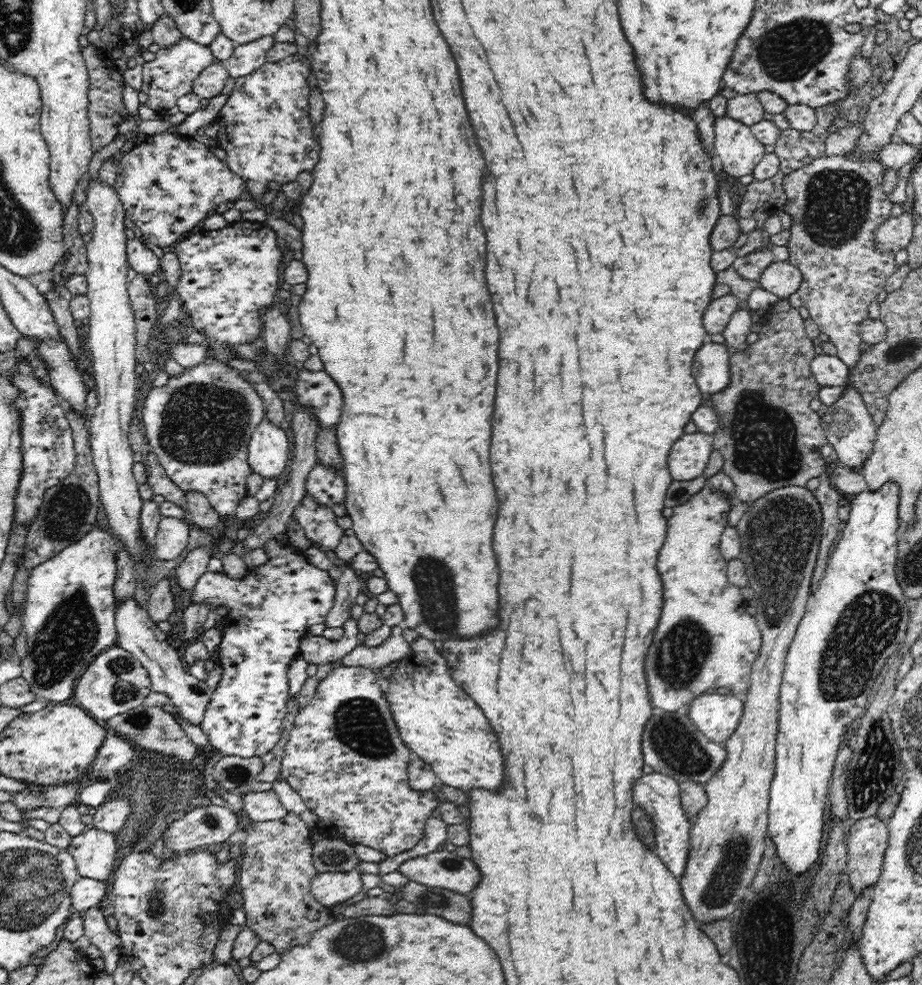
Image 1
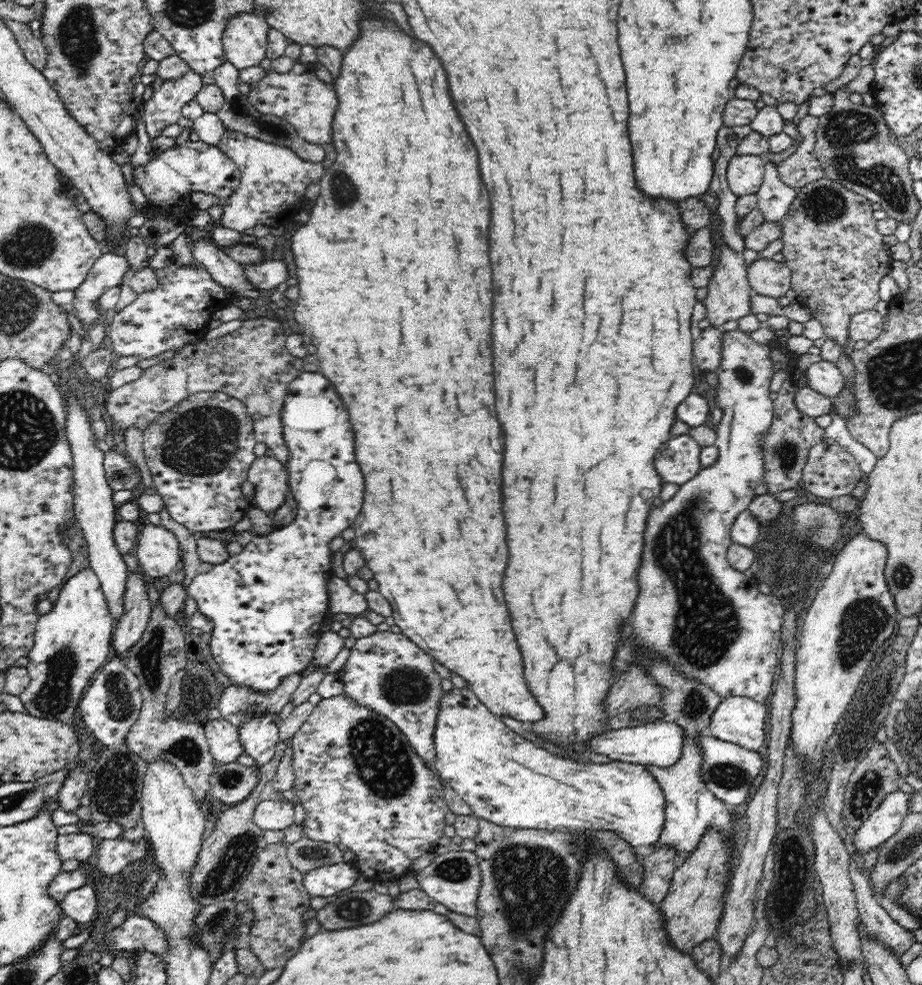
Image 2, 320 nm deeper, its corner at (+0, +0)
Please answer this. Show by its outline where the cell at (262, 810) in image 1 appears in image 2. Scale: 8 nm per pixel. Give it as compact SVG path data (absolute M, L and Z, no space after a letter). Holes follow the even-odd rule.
M272 797L260 802L253 821L263 830L284 830L294 824L294 805L283 798Z

